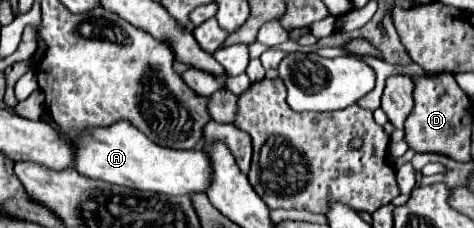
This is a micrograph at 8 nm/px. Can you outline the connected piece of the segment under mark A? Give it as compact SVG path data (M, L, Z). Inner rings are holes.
M118 121L104 129L90 129L84 137L70 137L70 141L76 145L74 169L84 177L164 195L206 193L208 185L212 185L214 169L210 157L204 151L176 151L160 147L128 121Z

